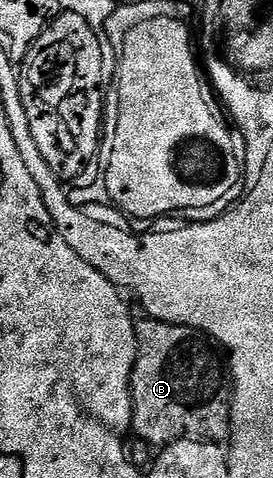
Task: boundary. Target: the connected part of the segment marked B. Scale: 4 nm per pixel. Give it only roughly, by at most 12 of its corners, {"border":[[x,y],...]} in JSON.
{"border":[[136,322],[134,434],[155,448],[227,443],[221,347]]}

